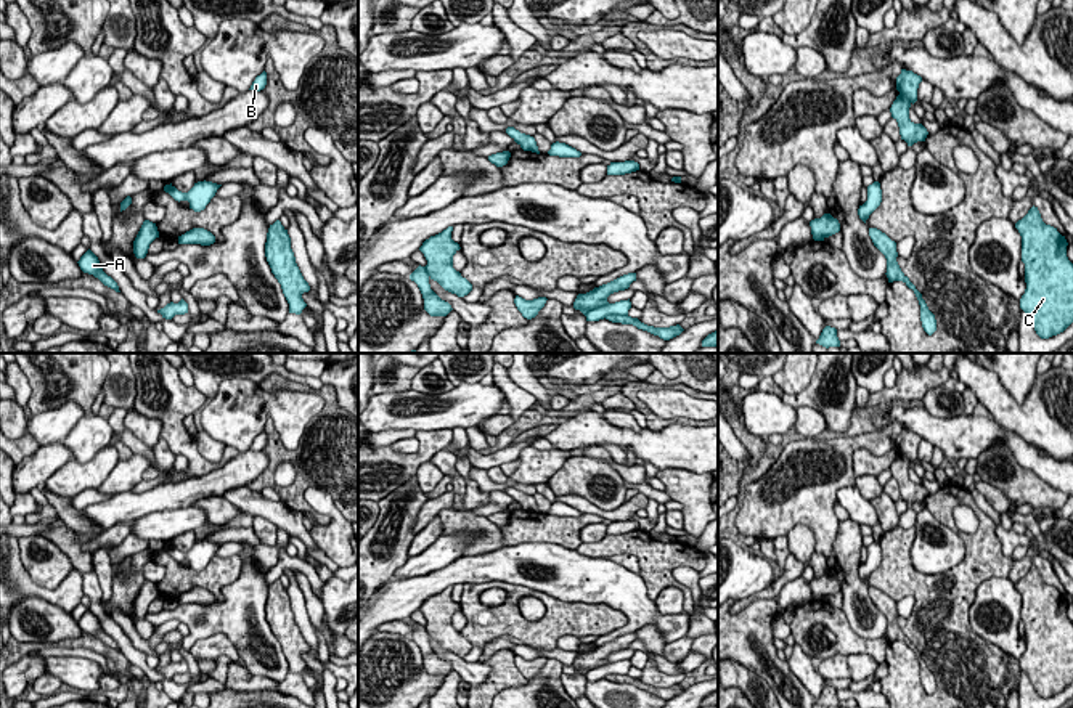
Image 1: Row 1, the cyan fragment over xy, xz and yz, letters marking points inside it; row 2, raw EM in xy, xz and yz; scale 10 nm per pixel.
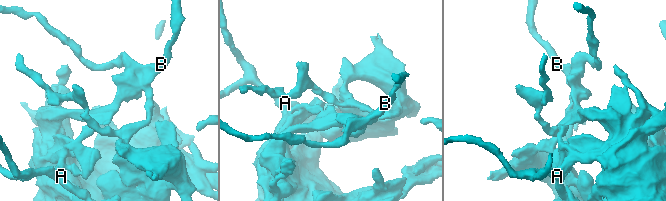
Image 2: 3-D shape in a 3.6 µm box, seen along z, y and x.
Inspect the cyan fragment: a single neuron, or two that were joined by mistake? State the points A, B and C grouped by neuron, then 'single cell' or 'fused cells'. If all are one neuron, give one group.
groups A B / C; fused cells

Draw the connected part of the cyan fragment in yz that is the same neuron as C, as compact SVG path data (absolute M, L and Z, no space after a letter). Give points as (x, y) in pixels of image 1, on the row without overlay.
M1038 567L1015 583L1022 596L1022 621L1025 623L1026 649L1020 668L1041 698L1063 692L1073 682L1073 623L1067 616L1067 599L1057 588L1046 584Z

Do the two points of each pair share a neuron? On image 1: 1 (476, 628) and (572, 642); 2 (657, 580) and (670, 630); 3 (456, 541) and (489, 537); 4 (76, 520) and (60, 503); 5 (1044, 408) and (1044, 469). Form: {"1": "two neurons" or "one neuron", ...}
{"1": "two neurons", "2": "two neurons", "3": "two neurons", "4": "one neuron", "5": "two neurons"}

